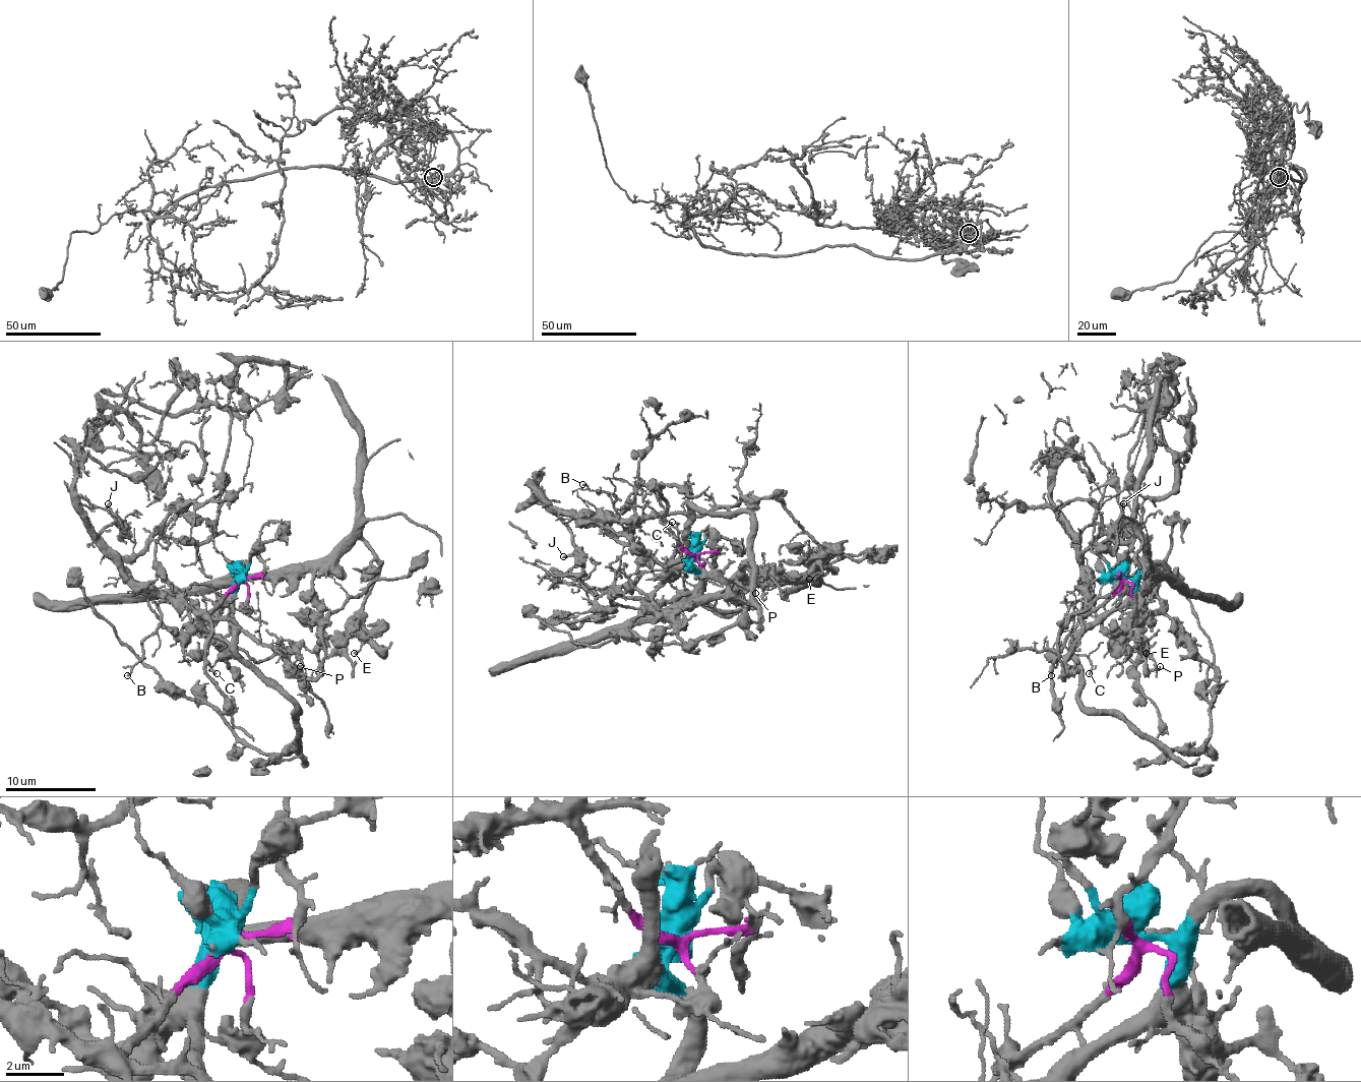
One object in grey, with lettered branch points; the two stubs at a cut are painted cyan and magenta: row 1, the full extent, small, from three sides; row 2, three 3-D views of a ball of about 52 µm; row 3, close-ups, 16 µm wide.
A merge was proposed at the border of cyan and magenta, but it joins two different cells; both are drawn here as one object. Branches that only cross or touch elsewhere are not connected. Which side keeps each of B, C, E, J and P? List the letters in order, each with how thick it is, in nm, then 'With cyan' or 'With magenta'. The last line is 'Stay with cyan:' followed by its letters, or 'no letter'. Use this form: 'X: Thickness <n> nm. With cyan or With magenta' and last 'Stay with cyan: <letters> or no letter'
B: Thickness 140 nm. With magenta
C: Thickness 130 nm. With magenta
E: Thickness 180 nm. With cyan
J: Thickness 170 nm. With magenta
P: Thickness 170 nm. With cyan
Stay with cyan: E, P

